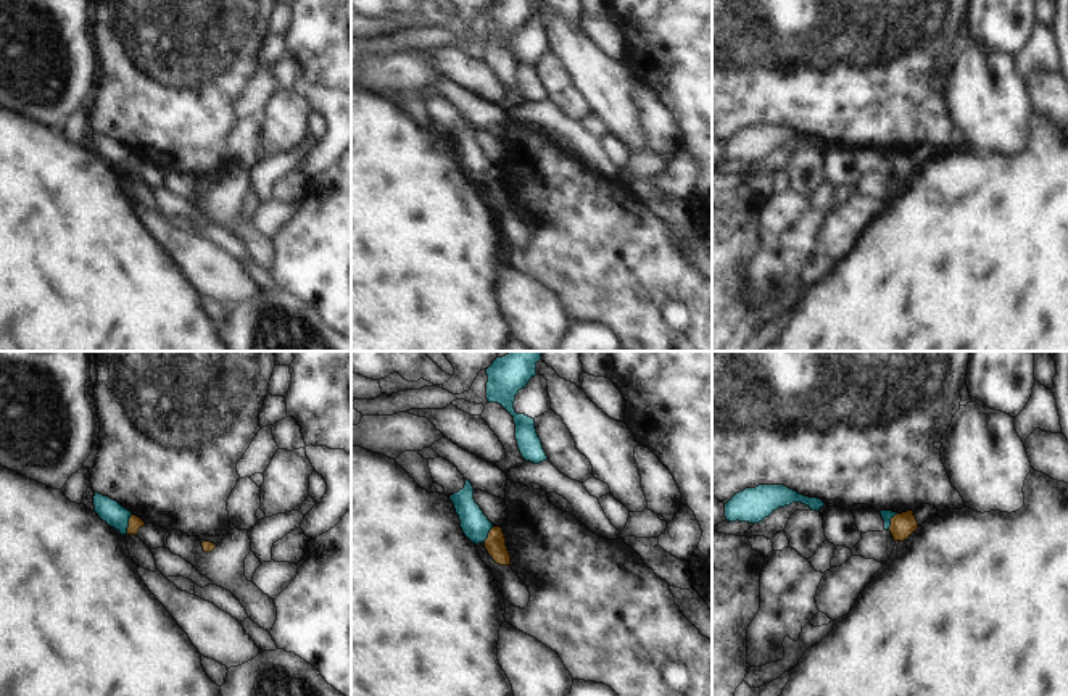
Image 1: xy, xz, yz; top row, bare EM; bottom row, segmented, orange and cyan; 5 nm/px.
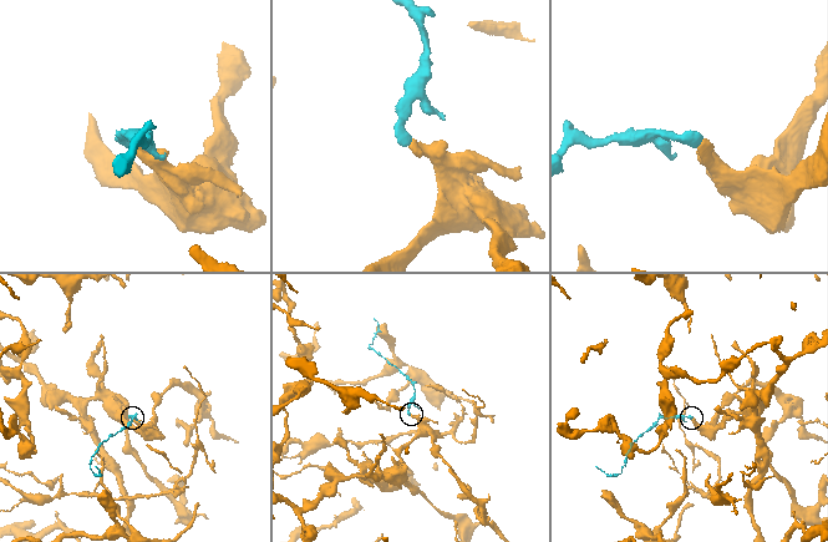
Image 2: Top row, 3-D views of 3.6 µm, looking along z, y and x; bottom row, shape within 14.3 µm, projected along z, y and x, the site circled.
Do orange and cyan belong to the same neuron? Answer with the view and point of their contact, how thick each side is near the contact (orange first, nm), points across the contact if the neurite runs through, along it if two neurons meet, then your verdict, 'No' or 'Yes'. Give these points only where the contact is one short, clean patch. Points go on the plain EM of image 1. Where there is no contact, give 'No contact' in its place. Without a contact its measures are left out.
Touches orange at xy (129, 163). Thickness 70 nm (orange) against 120 nm. Boundary: xy (132, 153), (126, 173). No

